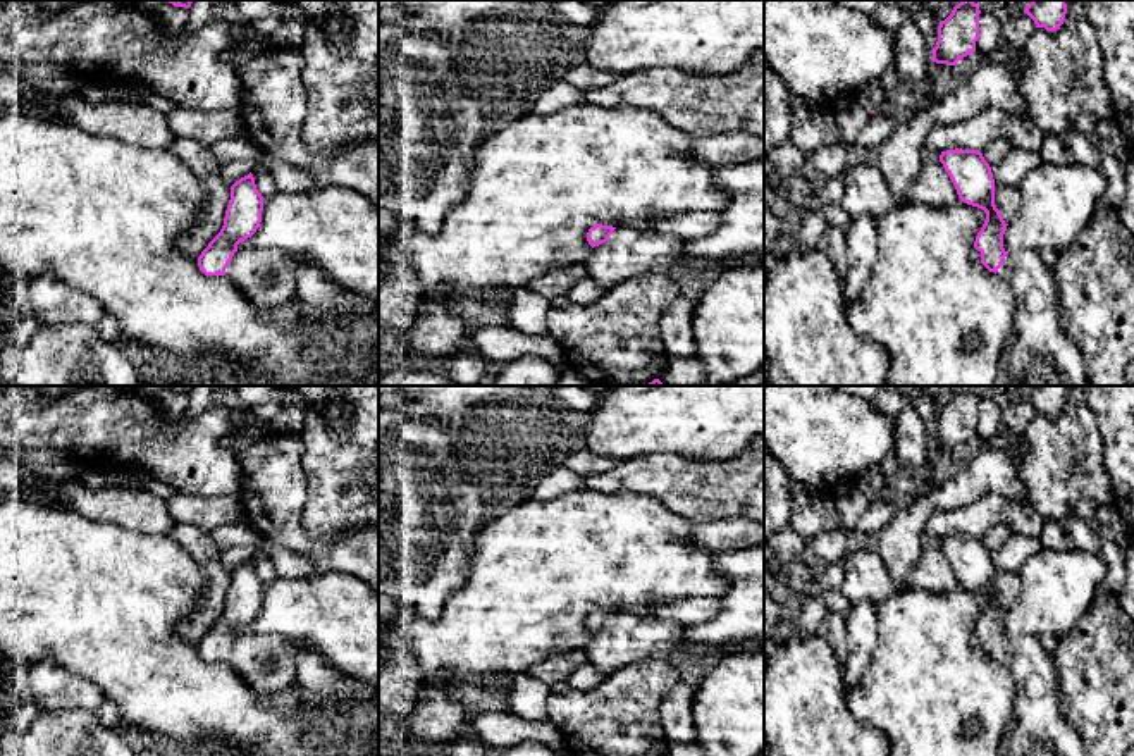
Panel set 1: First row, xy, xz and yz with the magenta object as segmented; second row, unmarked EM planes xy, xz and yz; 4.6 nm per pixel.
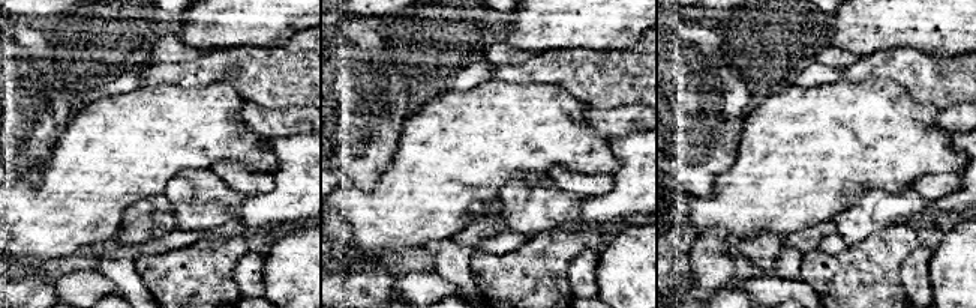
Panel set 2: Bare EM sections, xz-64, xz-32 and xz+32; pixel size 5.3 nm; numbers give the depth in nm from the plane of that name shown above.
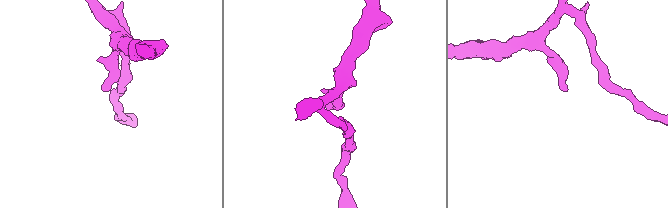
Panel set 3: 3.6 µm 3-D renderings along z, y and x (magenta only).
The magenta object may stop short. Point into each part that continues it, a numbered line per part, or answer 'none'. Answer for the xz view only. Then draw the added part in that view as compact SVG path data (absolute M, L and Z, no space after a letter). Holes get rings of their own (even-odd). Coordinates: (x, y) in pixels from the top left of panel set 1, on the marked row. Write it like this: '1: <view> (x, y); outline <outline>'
1: xz (630, 252); outline M619 226L609 239L594 246L585 258L589 277L607 291L649 272L671 272L681 260L685 241L657 229Z

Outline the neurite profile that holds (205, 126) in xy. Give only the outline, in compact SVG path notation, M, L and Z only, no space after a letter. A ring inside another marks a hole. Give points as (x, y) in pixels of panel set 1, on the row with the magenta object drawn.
M177 107L167 121L174 136L193 138L208 146L246 136L239 108L210 112Z

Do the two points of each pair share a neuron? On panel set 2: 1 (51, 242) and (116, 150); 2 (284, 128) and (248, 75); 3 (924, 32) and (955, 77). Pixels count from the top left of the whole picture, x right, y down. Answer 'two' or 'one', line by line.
1: one
2: two
3: two

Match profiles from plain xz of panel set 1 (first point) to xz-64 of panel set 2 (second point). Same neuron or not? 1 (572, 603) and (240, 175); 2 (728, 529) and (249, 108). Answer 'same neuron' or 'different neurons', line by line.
1: different neurons
2: same neuron

